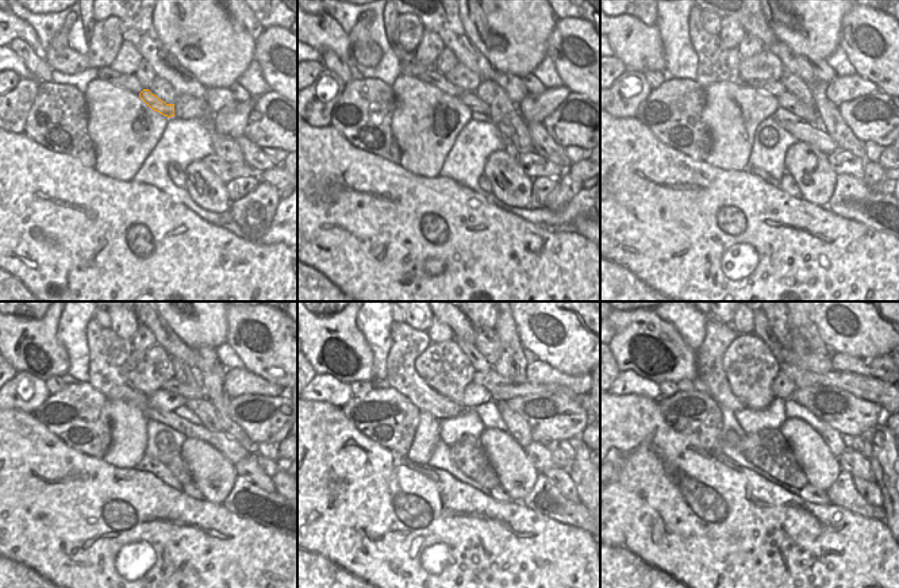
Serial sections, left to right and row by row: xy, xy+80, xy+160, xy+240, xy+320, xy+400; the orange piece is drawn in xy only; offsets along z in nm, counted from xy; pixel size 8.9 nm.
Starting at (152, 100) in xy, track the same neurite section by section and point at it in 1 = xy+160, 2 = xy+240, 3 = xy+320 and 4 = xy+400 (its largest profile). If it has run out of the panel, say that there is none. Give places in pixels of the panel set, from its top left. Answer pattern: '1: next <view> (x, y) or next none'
1: next xy+160 (786, 100)
2: next xy+240 (202, 407)
3: next xy+320 (517, 426)
4: next xy+400 (832, 438)

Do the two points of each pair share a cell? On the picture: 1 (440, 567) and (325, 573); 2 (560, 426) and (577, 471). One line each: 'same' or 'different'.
1: same
2: different

